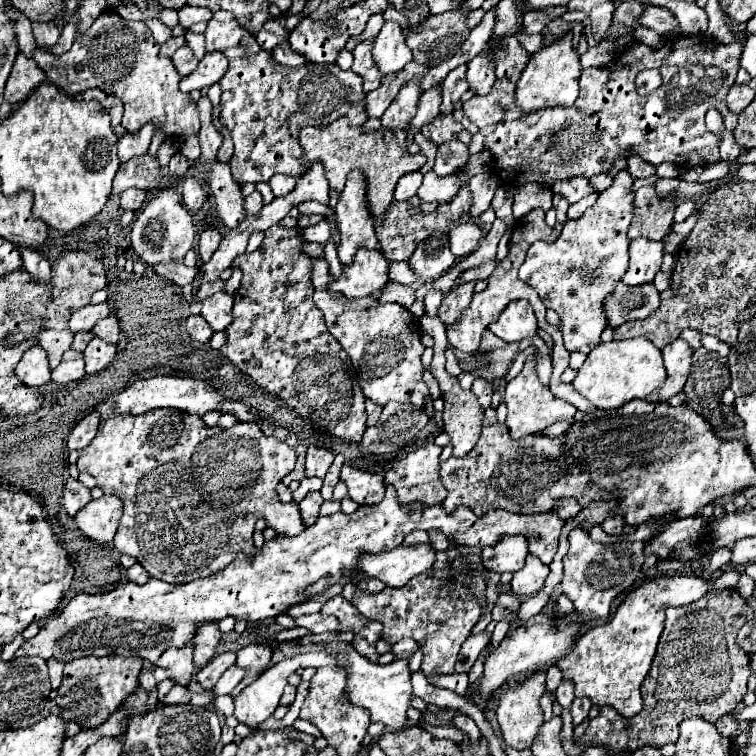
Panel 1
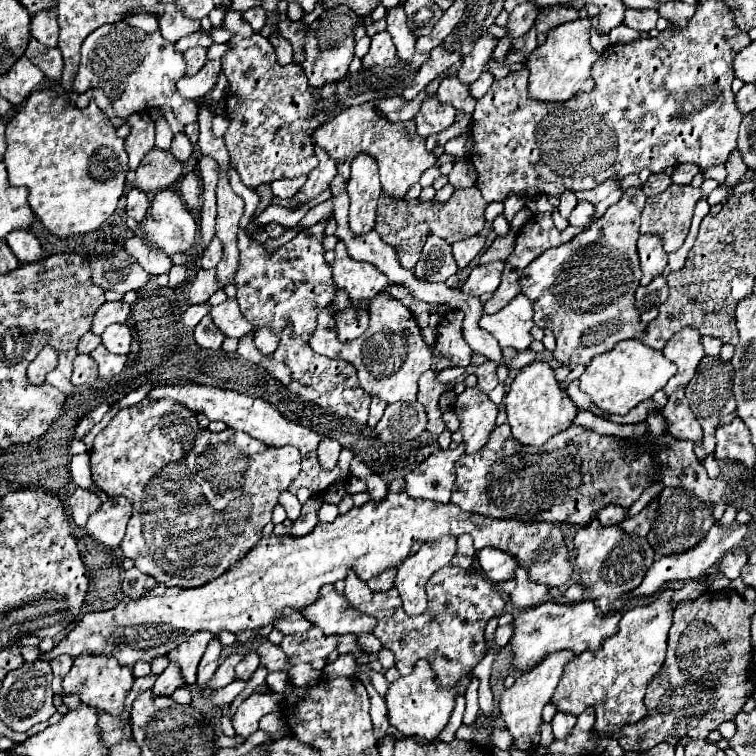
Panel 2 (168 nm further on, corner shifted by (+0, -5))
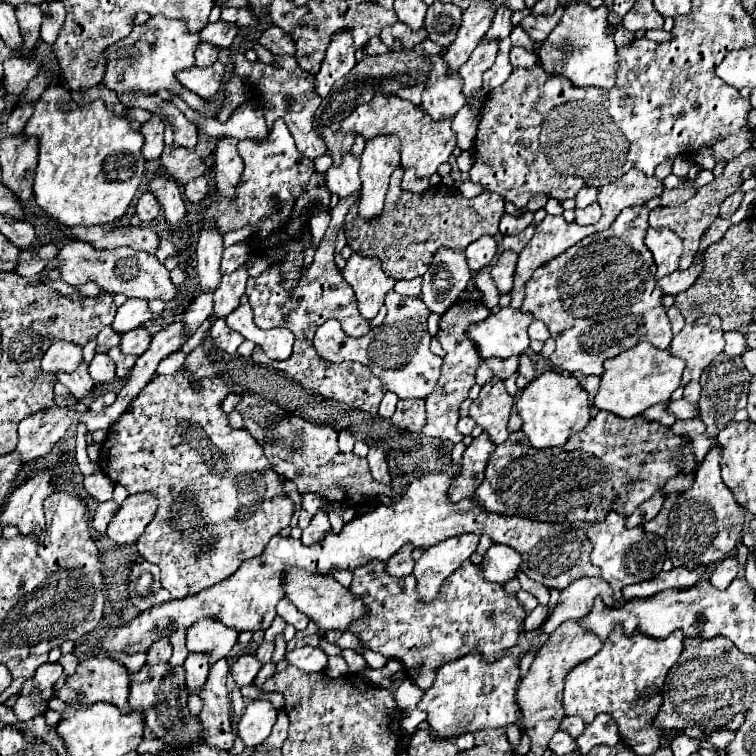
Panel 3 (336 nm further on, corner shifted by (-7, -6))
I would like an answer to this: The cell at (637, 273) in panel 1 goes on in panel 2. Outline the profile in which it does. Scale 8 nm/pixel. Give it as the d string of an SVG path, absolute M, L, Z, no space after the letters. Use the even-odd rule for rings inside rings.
M640 235L638 255L640 255L640 269L642 269L640 285L648 285L654 277L658 277L664 271L664 267L668 265L668 255L662 249L658 235Z

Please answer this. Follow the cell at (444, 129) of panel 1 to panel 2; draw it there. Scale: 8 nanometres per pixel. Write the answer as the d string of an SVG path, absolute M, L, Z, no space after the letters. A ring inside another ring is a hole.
M430 97L428 101L424 101L414 121L420 137L436 135L452 125L452 105L440 105L436 97Z

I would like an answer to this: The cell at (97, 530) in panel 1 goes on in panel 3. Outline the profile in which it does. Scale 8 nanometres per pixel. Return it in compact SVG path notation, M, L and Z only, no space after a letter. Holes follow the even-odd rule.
M139 492L129 496L119 512L115 514L113 522L107 528L107 536L119 544L133 544L145 532L147 524L155 516L157 498L155 494Z

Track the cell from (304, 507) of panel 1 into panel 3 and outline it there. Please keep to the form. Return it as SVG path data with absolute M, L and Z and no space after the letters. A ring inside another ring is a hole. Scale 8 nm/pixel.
M317 512L309 524L309 528L303 530L303 536L301 536L301 542L303 544L315 544L315 542L321 542L325 538L325 534L329 532L329 518L325 512Z

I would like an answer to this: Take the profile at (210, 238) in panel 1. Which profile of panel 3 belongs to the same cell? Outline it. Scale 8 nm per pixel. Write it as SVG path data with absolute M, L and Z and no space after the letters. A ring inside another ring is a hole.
M239 242L239 244L233 244L231 248L225 248L223 260L221 260L221 272L231 274L239 266L243 266L247 262L247 258L249 258L249 252L247 252L245 242Z

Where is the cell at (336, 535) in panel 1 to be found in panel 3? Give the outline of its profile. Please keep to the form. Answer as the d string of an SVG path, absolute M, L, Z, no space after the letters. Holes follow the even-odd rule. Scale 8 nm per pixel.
M447 472L439 474L427 474L423 478L417 478L409 484L403 498L393 502L393 506L377 506L365 516L359 516L343 526L341 534L329 532L321 544L305 546L301 540L295 538L283 538L275 536L267 544L265 552L257 558L251 558L243 562L243 566L231 574L227 580L219 582L219 586L211 586L195 596L187 596L181 600L169 600L161 606L155 606L147 612L141 612L137 618L133 618L123 628L109 628L107 636L99 640L99 646L95 648L97 654L109 654L113 650L123 652L147 652L149 646L159 640L161 636L167 636L167 626L173 624L173 628L189 628L193 622L197 622L203 616L217 616L225 626L233 626L239 632L241 630L267 630L277 616L275 606L281 598L285 598L283 592L283 576L285 568L297 566L305 568L317 574L329 574L333 568L339 570L355 570L369 560L383 560L387 562L405 542L413 542L417 546L435 546L435 542L441 542L443 538L471 532L471 534L487 534L497 544L507 544L515 548L523 562L521 572L529 578L541 582L547 588L563 590L571 582L583 576L599 576L599 568L591 564L591 540L583 538L583 530L577 532L563 532L561 524L549 524L549 522L533 522L529 518L519 516L503 516L503 514L491 514L483 510L473 498L465 498L457 504L447 500L447 484L453 482L453 476Z

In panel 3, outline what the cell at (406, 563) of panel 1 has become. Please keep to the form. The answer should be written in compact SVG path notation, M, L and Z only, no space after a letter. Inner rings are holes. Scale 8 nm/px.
M457 534L423 552L413 570L423 602L435 600L443 580L451 576L477 550L477 544L477 534Z

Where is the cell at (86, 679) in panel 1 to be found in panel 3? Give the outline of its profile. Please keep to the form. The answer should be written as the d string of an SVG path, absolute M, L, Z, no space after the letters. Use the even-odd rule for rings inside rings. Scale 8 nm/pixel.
M99 654L91 656L79 664L73 676L67 678L67 684L81 694L83 706L93 706L95 702L115 704L123 714L129 708L129 672L117 660Z

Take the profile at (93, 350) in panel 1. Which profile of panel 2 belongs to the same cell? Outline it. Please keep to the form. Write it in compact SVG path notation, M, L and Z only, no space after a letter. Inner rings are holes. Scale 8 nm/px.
M98 345L90 357L98 363L98 375L100 377L112 377L118 375L126 363L126 355L112 355L104 345Z

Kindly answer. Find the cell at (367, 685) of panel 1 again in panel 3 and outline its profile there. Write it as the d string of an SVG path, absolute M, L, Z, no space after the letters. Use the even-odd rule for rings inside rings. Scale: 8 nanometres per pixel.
M515 644L503 658L495 662L483 662L481 654L467 654L455 662L449 662L439 668L435 684L425 690L423 700L419 702L419 710L427 712L427 722L437 738L453 740L463 732L479 732L489 728L505 728L521 720L521 708L517 704L517 688L521 680L519 662L525 652L525 646Z

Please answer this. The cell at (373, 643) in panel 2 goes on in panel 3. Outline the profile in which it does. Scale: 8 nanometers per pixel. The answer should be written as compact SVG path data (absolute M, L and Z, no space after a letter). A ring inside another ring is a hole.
M347 632L347 634L343 634L337 642L335 642L335 646L337 648L341 648L341 650L345 650L345 648L351 648L351 650L357 650L357 648L363 648L363 644L361 644L361 640L357 638L357 636L353 636L351 632Z

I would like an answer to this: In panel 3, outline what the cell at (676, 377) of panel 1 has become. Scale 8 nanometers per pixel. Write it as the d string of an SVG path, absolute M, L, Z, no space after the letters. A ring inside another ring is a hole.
M705 314L693 324L685 324L685 328L673 338L669 352L685 360L683 386L691 380L699 380L701 372L713 362L713 358L723 352L725 338L721 328L721 318L715 314Z

